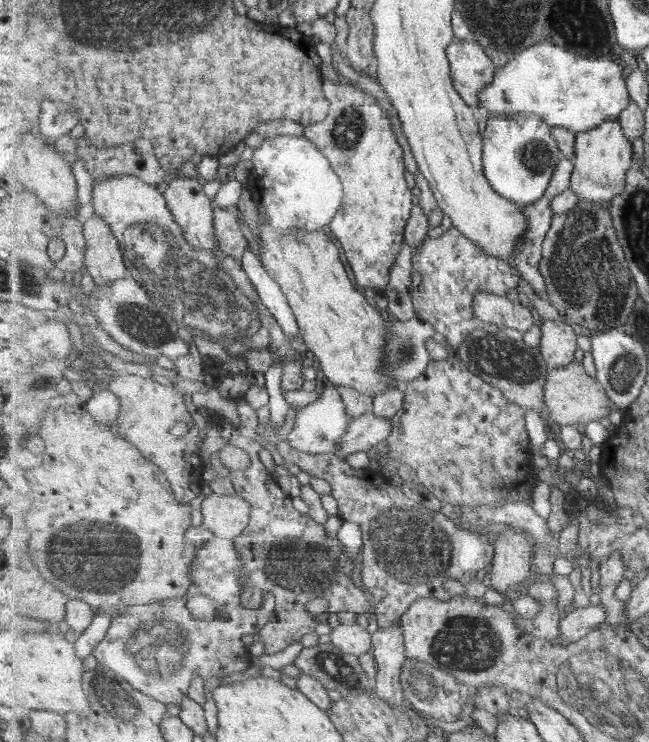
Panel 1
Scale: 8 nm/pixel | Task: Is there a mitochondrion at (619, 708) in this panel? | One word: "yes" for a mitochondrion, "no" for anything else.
yes

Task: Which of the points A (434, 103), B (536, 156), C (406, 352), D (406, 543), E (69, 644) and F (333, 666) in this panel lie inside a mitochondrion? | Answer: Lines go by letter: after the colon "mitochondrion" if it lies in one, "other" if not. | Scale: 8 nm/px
A: other
B: mitochondrion
C: mitochondrion
D: mitochondrion
E: other
F: mitochondrion

